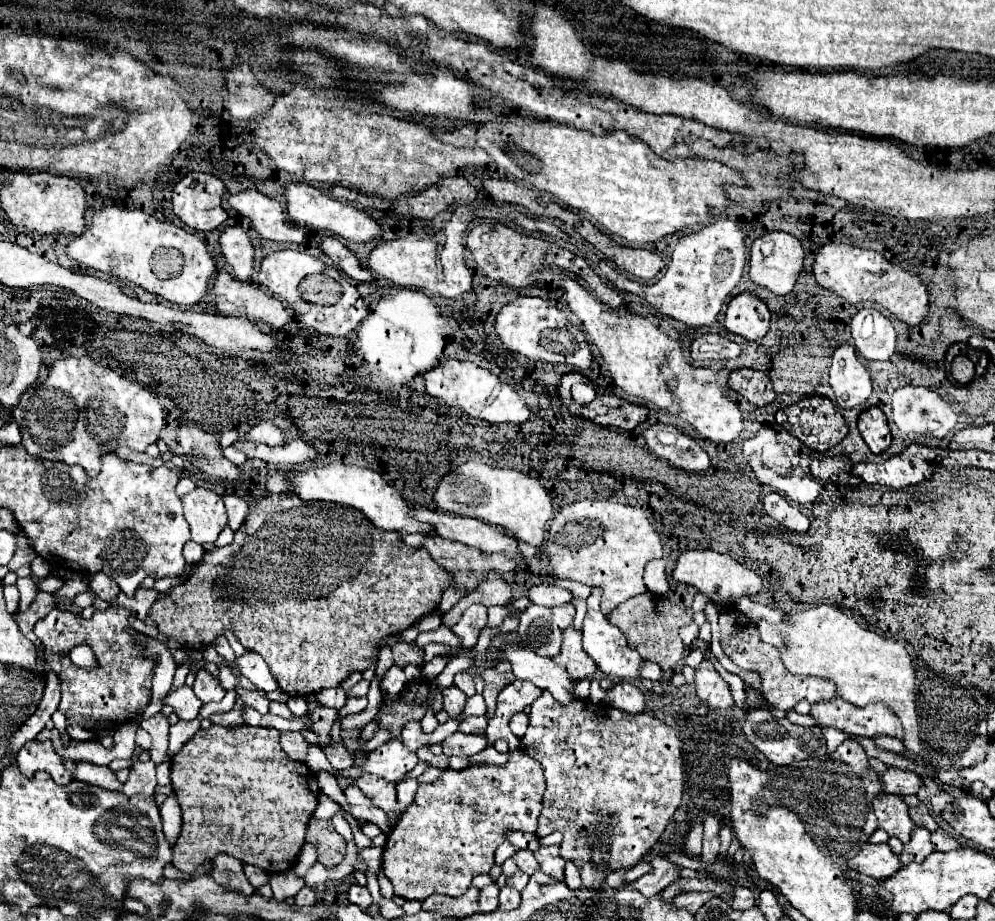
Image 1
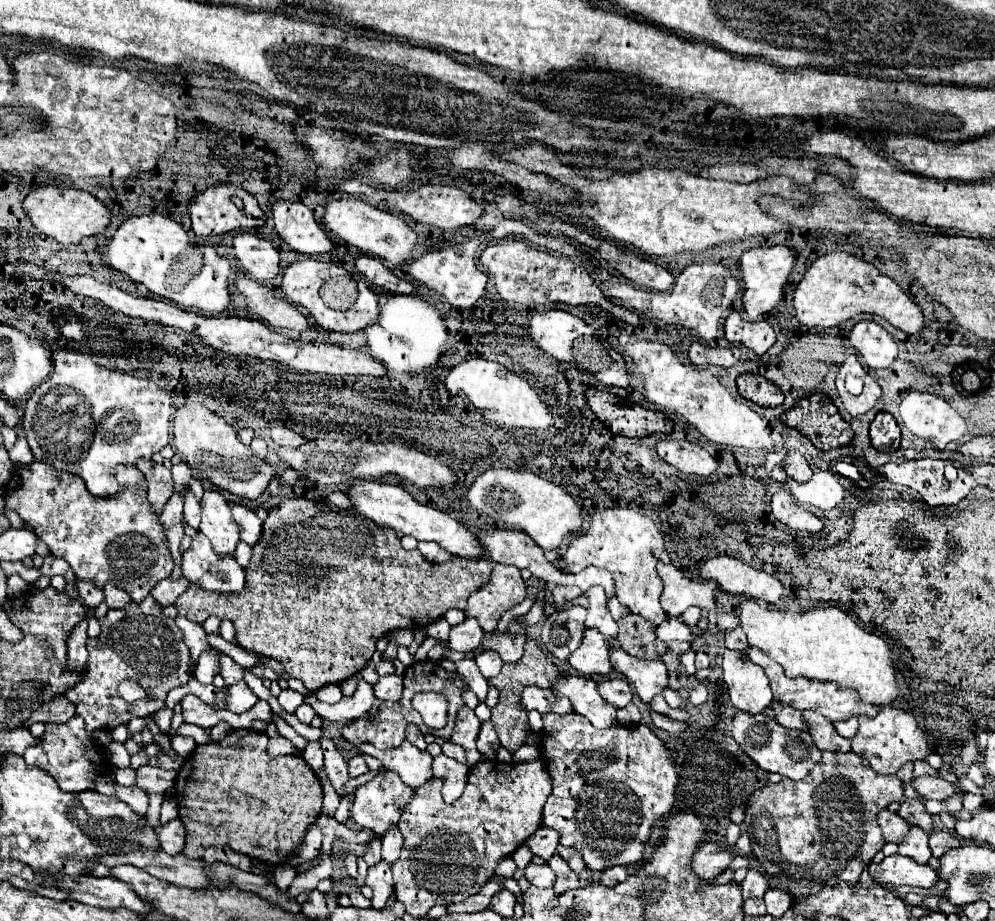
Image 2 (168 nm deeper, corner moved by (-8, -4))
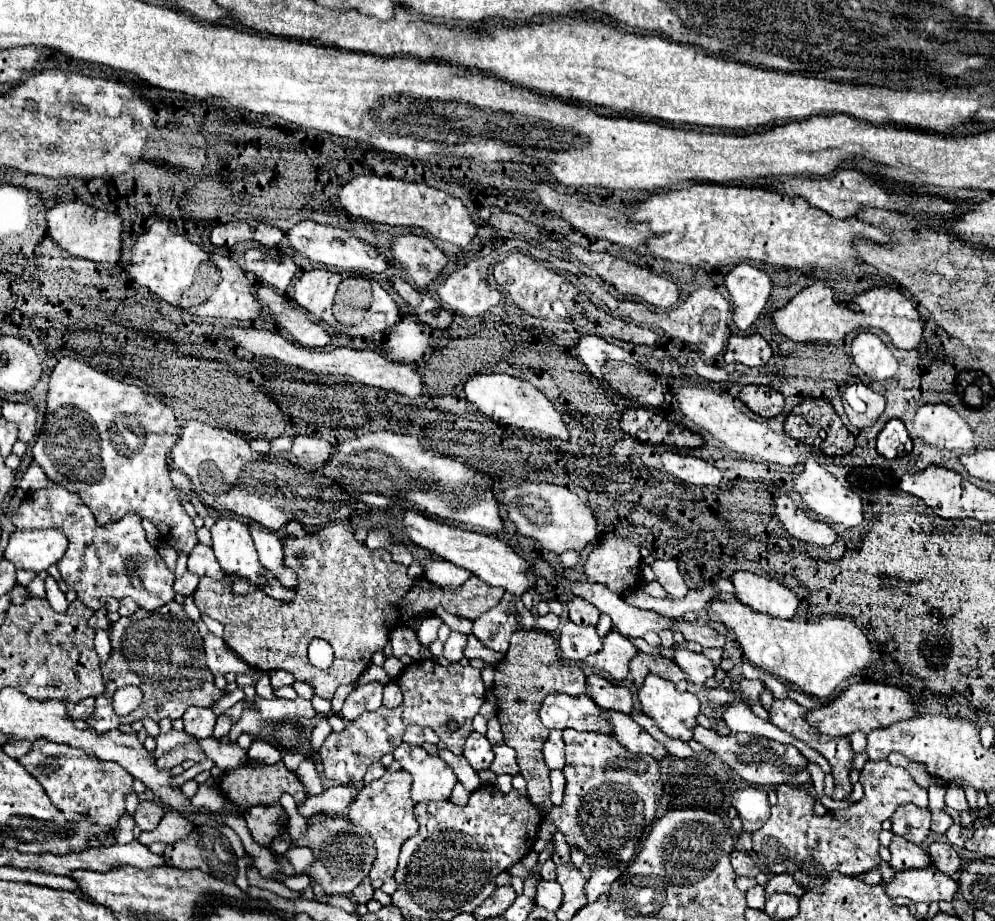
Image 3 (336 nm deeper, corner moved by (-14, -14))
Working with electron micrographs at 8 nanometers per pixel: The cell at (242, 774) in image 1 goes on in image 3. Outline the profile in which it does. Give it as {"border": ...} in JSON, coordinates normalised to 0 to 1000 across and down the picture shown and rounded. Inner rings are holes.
{"border":[[[284,827],[278,830],[264,830],[264,832],[252,832],[252,830],[244,830],[238,836],[232,836],[228,840],[224,840],[222,845],[222,860],[224,864],[234,871],[240,877],[254,877],[254,875],[270,875],[274,871],[278,871],[282,866],[282,862],[292,862],[296,866],[296,871],[307,869],[307,860],[305,860],[305,851],[298,847],[298,843],[294,838],[290,838],[286,834]]]}

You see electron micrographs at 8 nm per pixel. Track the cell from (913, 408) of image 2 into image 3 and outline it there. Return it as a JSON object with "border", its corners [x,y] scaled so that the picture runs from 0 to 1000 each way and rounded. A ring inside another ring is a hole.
{"border":[[[930,439],[924,443],[924,473],[950,489],[974,493],[980,484],[974,473],[974,460],[952,439]]]}

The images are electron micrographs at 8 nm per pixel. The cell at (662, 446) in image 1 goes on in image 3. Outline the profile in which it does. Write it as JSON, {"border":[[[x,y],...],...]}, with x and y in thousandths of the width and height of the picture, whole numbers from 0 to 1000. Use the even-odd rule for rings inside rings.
{"border":[[[666,491],[664,502],[672,515],[676,515],[686,523],[701,526],[701,528],[719,528],[725,523],[725,512],[717,504],[705,497]]]}

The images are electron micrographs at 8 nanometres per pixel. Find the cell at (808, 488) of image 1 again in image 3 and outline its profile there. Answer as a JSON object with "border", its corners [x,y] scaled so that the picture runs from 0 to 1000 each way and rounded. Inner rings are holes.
{"border":[[[827,506],[811,508],[811,512],[801,519],[799,530],[811,549],[831,567],[859,569],[867,562],[867,541],[859,532],[847,528]]]}

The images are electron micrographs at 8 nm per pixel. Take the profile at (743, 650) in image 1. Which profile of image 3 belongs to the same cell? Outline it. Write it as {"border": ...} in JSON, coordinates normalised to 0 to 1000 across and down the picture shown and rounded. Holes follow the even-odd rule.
{"border":[[[861,740],[845,758],[839,758],[839,762],[835,762],[833,767],[813,771],[811,784],[815,788],[823,790],[823,795],[827,795],[835,801],[843,801],[843,799],[853,799],[861,793],[873,797],[881,790],[889,790],[899,784],[914,782],[920,775],[922,775],[922,769],[910,749],[906,749],[902,745],[879,743],[879,740]]]}

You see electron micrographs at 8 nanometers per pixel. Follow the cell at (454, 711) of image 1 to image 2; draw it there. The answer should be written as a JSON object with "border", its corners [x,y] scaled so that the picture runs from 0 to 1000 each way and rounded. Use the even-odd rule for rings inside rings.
{"border":[[[463,767],[463,771],[459,773],[459,780],[457,780],[457,790],[455,790],[453,803],[457,808],[463,808],[469,814],[469,830],[471,832],[475,832],[475,830],[479,830],[479,825],[483,825],[483,819],[477,812],[481,788],[483,788],[483,784],[477,777],[477,773],[471,767]]]}

